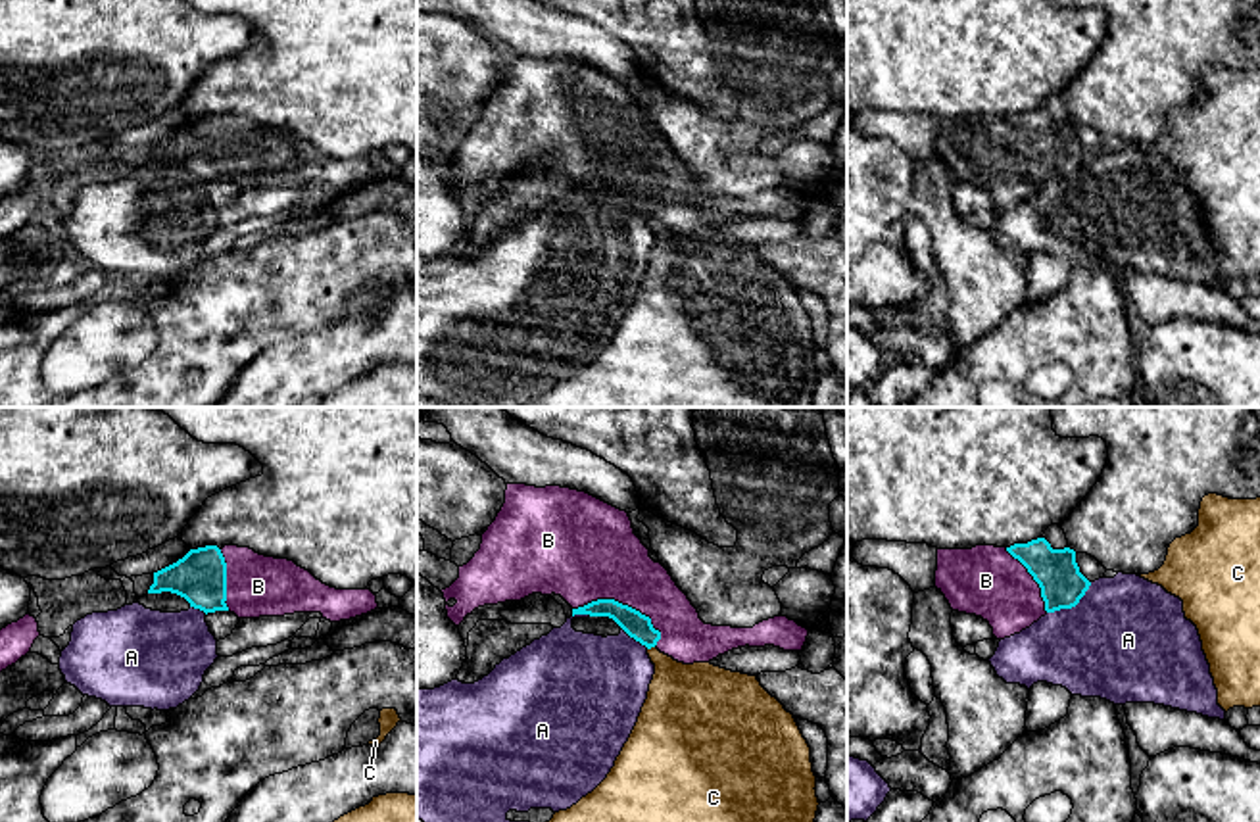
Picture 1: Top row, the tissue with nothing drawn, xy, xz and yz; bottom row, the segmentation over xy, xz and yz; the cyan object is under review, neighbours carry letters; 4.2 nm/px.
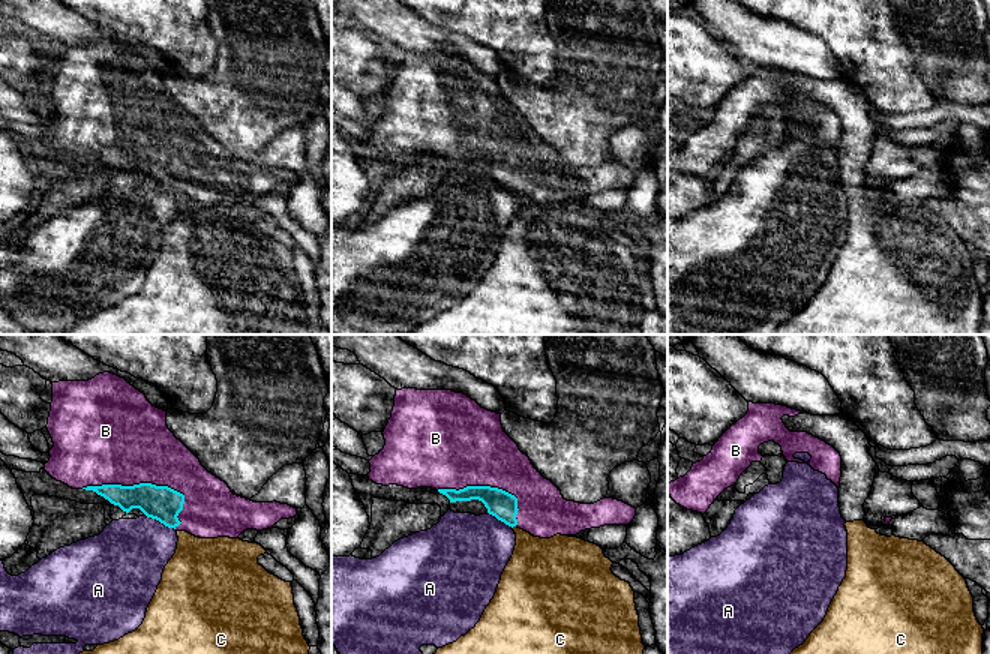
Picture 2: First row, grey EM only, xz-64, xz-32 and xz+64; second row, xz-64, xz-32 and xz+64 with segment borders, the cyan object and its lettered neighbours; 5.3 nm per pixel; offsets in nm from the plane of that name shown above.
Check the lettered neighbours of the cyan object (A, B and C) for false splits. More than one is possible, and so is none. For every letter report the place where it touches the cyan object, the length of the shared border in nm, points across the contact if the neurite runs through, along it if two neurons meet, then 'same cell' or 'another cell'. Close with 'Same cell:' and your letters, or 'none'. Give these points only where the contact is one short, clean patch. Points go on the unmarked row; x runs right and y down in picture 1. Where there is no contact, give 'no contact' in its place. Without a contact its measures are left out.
A: yz (1072, 175) | 240 nm | along yz (1091, 152), (1074, 175), (1047, 183) | another cell
B: xz (621, 173) | 400 nm | same cell
C: xz (652, 216) | 50 nm | along xz (655, 214), (648, 219) | another cell
Same cell: B

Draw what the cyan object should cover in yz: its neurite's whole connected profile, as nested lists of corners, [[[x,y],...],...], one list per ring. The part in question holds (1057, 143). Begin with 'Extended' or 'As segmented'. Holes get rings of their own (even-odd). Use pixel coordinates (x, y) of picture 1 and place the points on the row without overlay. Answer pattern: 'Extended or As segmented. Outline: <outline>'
Extended. Outline: [[[1045,108],[1010,117],[937,119],[935,157],[953,181],[987,190],[997,209],[1020,204],[1047,182],[1076,177],[1089,156],[1076,133],[1076,121],[1053,119]]]

